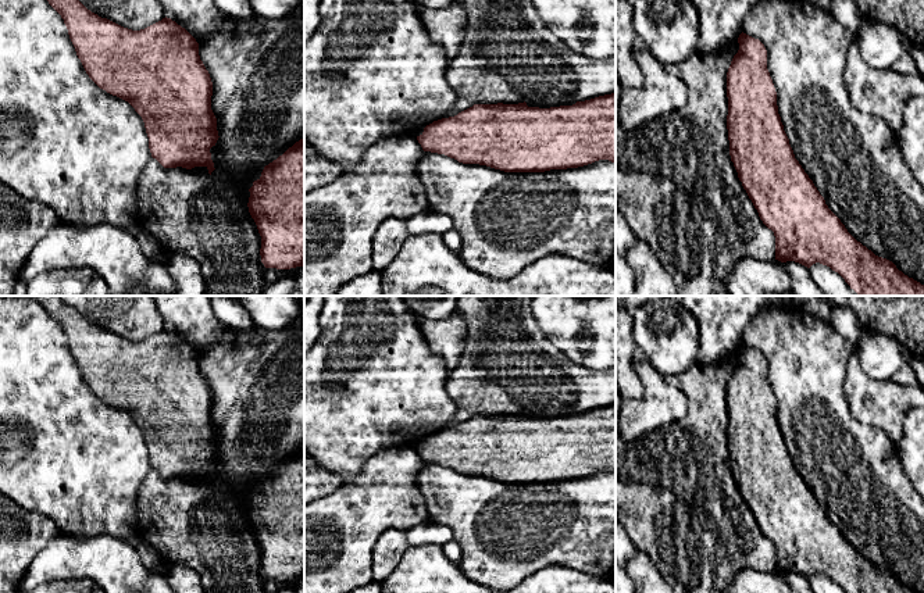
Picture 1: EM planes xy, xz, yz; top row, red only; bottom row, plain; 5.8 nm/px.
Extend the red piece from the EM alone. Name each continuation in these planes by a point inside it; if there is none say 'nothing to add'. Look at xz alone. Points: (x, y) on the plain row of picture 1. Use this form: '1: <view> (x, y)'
nothing to add

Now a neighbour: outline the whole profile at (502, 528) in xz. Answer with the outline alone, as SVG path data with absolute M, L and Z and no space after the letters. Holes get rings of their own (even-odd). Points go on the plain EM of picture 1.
M422 462L417 485L429 521L449 526L461 547L459 569L470 581L495 590L510 590L539 569L563 565L596 578L610 579L616 564L616 474L592 475L545 483L504 483L479 475L463 475L445 465Z

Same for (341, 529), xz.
M385 447L338 490L304 504L304 593L352 593L374 582L372 554L379 537L392 529L409 532L429 519L417 485L422 458L414 447Z

